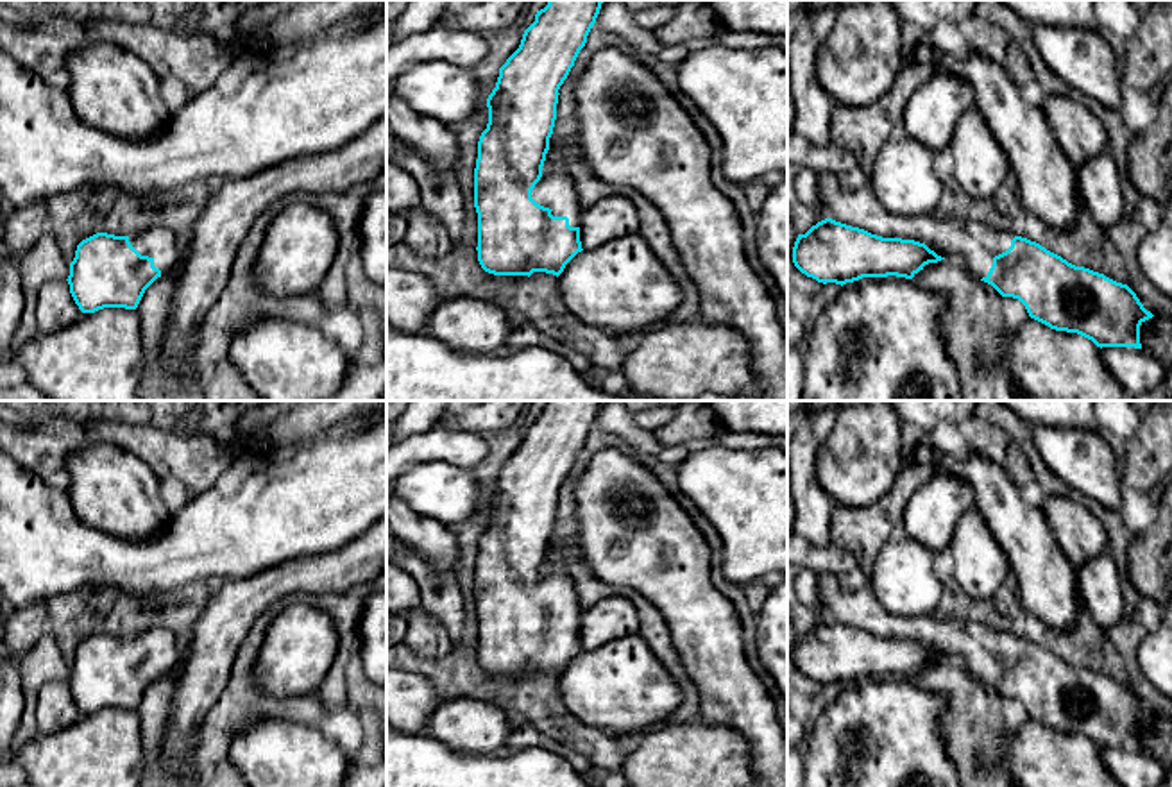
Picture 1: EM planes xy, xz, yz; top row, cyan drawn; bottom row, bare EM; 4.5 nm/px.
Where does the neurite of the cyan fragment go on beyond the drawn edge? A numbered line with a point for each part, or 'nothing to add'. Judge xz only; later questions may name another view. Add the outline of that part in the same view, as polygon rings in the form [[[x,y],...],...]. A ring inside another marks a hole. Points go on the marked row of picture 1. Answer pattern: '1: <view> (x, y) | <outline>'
1: xz (555, 190) | [[[551,147],[546,154],[542,177],[531,190],[531,199],[551,209],[553,216],[567,216],[571,227],[580,227],[582,207],[574,181],[562,163],[560,147]]]

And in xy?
1: xy (161, 244) | [[[150,227],[129,236],[131,245],[141,254],[154,259],[161,275],[170,274],[181,261],[183,238],[166,227]]]

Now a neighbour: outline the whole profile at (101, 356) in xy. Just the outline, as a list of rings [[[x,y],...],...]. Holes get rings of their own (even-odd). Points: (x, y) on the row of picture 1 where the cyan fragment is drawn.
[[[104,308],[27,342],[13,358],[52,401],[138,401],[145,376],[138,309]]]

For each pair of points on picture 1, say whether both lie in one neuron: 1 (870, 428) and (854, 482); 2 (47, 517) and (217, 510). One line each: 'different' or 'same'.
1: same
2: same

